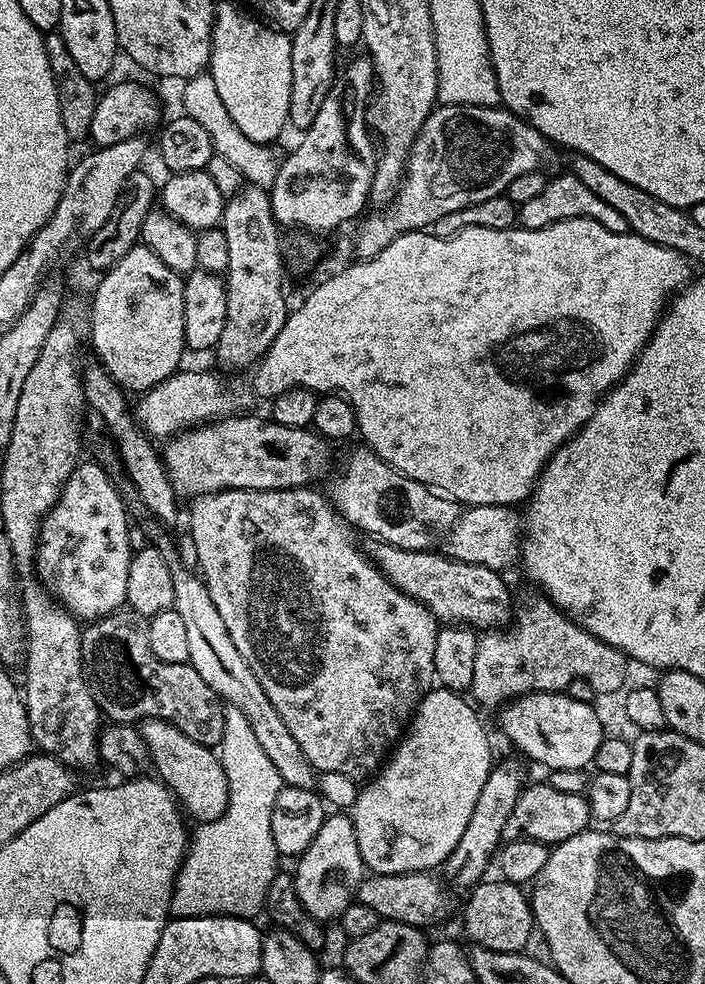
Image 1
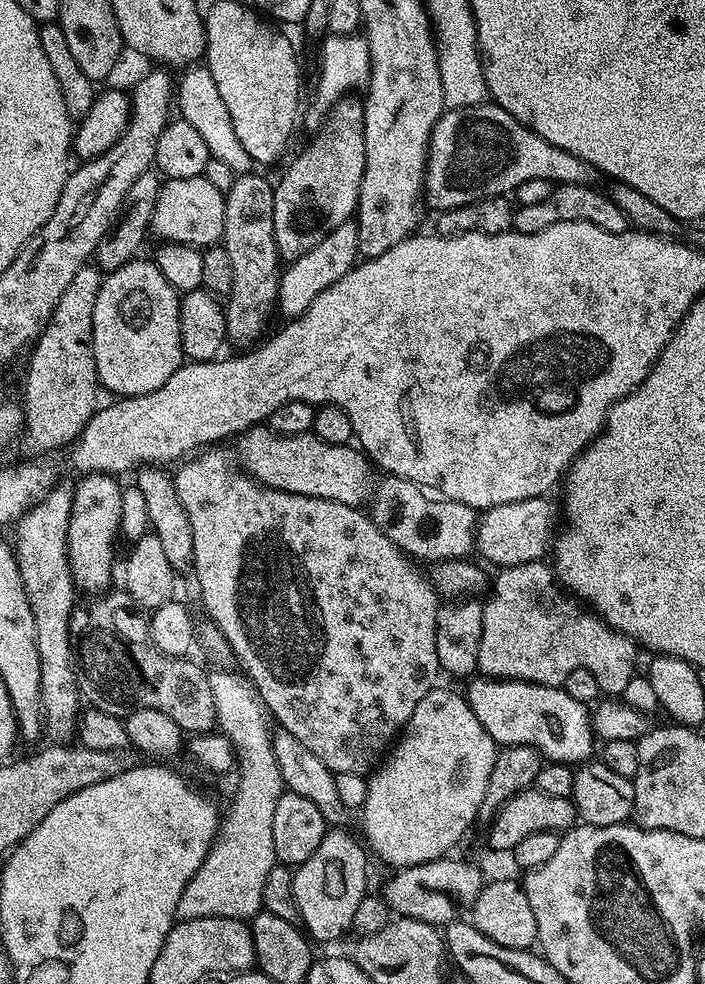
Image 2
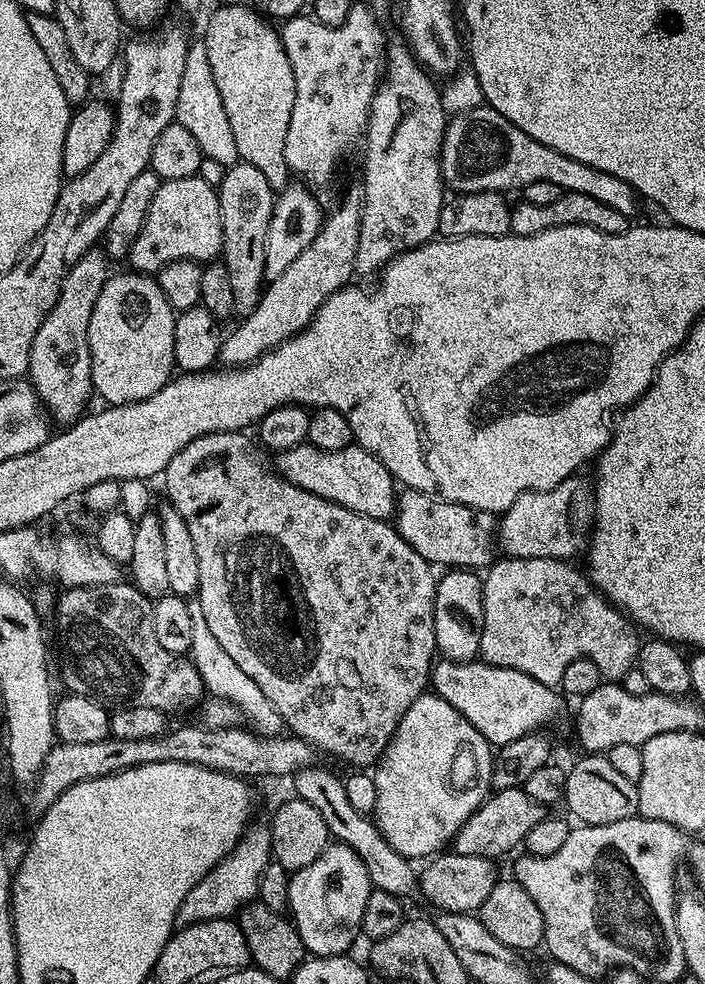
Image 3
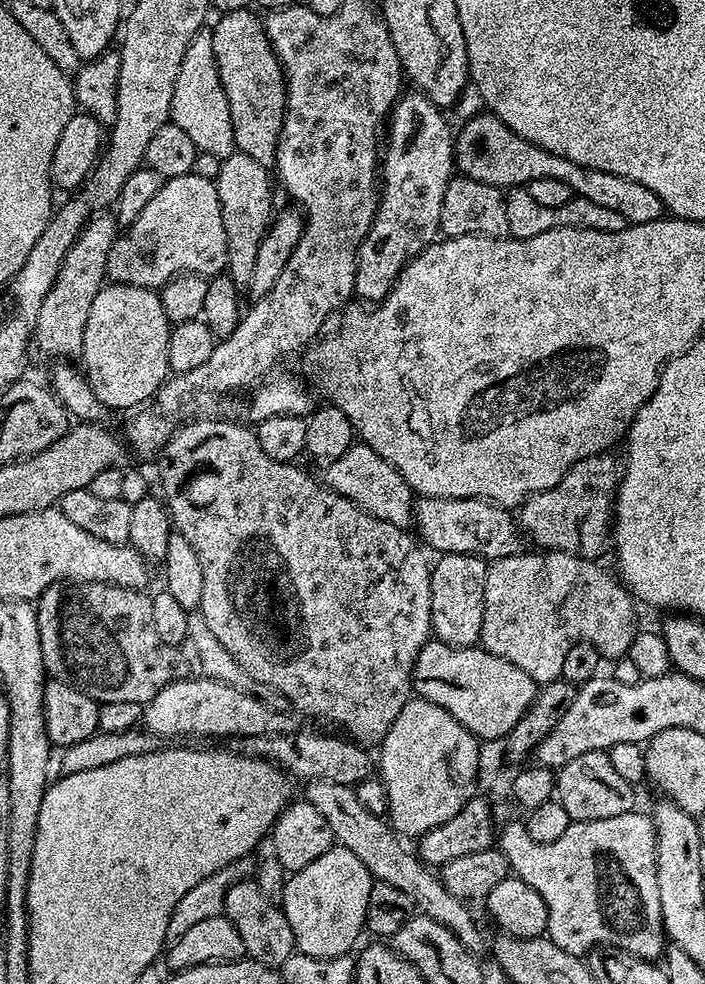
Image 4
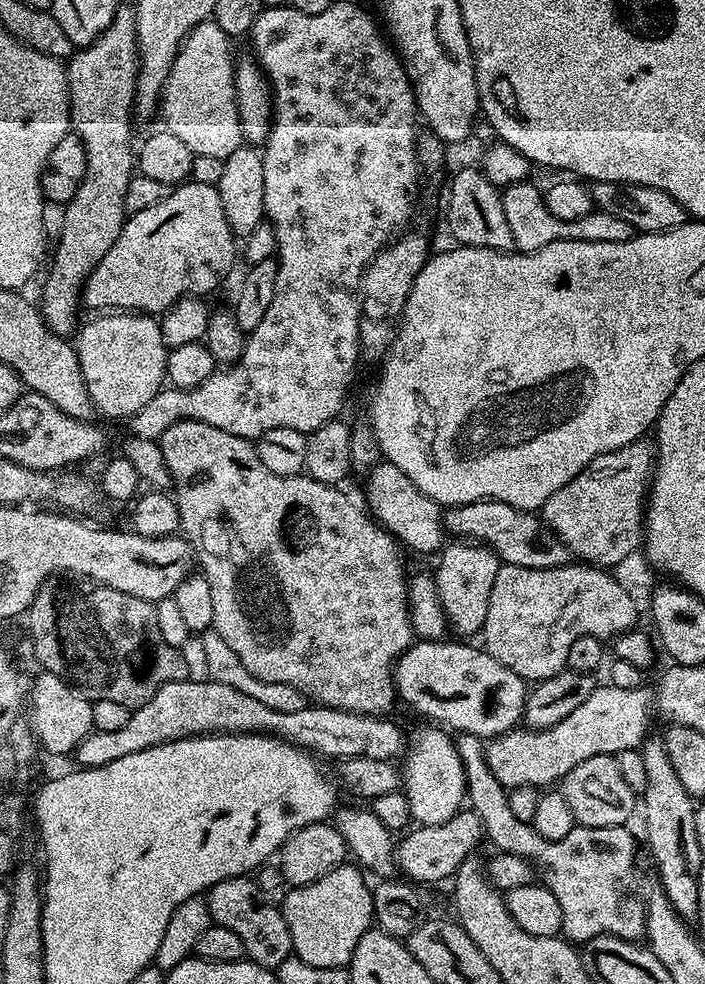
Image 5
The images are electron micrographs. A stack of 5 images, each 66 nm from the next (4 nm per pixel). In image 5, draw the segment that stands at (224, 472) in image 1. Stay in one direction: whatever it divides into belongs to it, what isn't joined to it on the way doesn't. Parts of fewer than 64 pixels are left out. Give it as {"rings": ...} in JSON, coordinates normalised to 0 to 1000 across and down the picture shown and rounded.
{"rings":[[[539,470],[521,481],[519,485],[522,485],[522,493],[516,496],[516,504],[522,507],[519,516],[532,530],[549,537],[577,560],[580,557],[584,561],[623,562],[631,552],[630,545],[633,546],[626,513],[610,505],[600,504],[593,494],[587,494],[587,490],[582,490],[582,486],[576,486],[576,482],[570,482],[570,478],[565,478],[565,474],[557,472]]]}

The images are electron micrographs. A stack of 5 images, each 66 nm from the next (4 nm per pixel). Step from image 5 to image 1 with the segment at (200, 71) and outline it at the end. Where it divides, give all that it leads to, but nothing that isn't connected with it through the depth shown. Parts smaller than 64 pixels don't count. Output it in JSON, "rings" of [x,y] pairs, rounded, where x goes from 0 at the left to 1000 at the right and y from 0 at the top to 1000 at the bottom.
{"rings":[[[295,75],[270,78],[260,89],[260,117],[275,120],[275,124],[285,126],[292,131],[292,136],[298,136],[302,155],[321,161],[321,165],[336,170],[338,175],[346,179],[353,188],[384,192],[389,181],[394,181],[399,164],[399,160],[391,159],[389,152],[391,150],[379,146],[362,146],[355,140],[349,140],[349,136],[343,136],[343,133],[338,132],[336,125],[326,120],[319,105],[309,98],[308,88],[304,87],[304,79]]]}

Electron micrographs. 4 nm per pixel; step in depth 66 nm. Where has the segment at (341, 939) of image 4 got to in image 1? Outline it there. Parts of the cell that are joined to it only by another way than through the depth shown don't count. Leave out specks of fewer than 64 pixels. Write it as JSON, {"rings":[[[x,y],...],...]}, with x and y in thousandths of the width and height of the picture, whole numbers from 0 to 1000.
{"rings":[[[494,827],[461,828],[445,856],[418,875],[417,889],[423,913],[431,924],[455,937],[481,936],[491,921],[502,918],[505,901],[518,893],[519,883],[508,864],[508,852],[501,830]]]}

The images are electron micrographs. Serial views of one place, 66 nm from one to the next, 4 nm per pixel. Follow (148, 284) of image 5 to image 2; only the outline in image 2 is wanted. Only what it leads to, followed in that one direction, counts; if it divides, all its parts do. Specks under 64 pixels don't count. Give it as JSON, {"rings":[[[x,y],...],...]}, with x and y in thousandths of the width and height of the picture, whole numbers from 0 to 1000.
{"rings":[[[289,178],[251,183],[234,182],[218,209],[214,239],[228,240],[228,245],[241,248],[267,248],[271,252],[285,254],[311,249],[318,239],[318,201],[319,196],[292,185]]]}

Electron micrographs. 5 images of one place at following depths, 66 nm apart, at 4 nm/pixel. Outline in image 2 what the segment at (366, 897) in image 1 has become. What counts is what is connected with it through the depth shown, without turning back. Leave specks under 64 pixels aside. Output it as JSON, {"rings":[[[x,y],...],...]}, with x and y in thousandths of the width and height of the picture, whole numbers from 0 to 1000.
{"rings":[[[626,872],[589,878],[557,885],[545,898],[542,910],[563,932],[574,931],[606,939],[631,941],[654,934],[668,923],[685,904],[689,891],[675,878],[664,874]]]}

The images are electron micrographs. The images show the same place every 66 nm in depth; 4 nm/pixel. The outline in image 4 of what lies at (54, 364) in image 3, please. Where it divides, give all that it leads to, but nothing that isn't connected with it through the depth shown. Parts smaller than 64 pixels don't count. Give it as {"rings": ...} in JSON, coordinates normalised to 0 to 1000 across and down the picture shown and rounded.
{"rings":[[[163,218],[132,220],[94,258],[88,274],[82,274],[82,283],[77,283],[71,299],[65,299],[60,315],[54,315],[54,327],[48,338],[50,353],[57,353],[68,362],[81,362],[81,367],[102,368],[106,367],[106,362],[109,365],[119,361],[122,323],[128,323],[128,311],[150,289],[153,259],[166,239],[167,229]]]}

